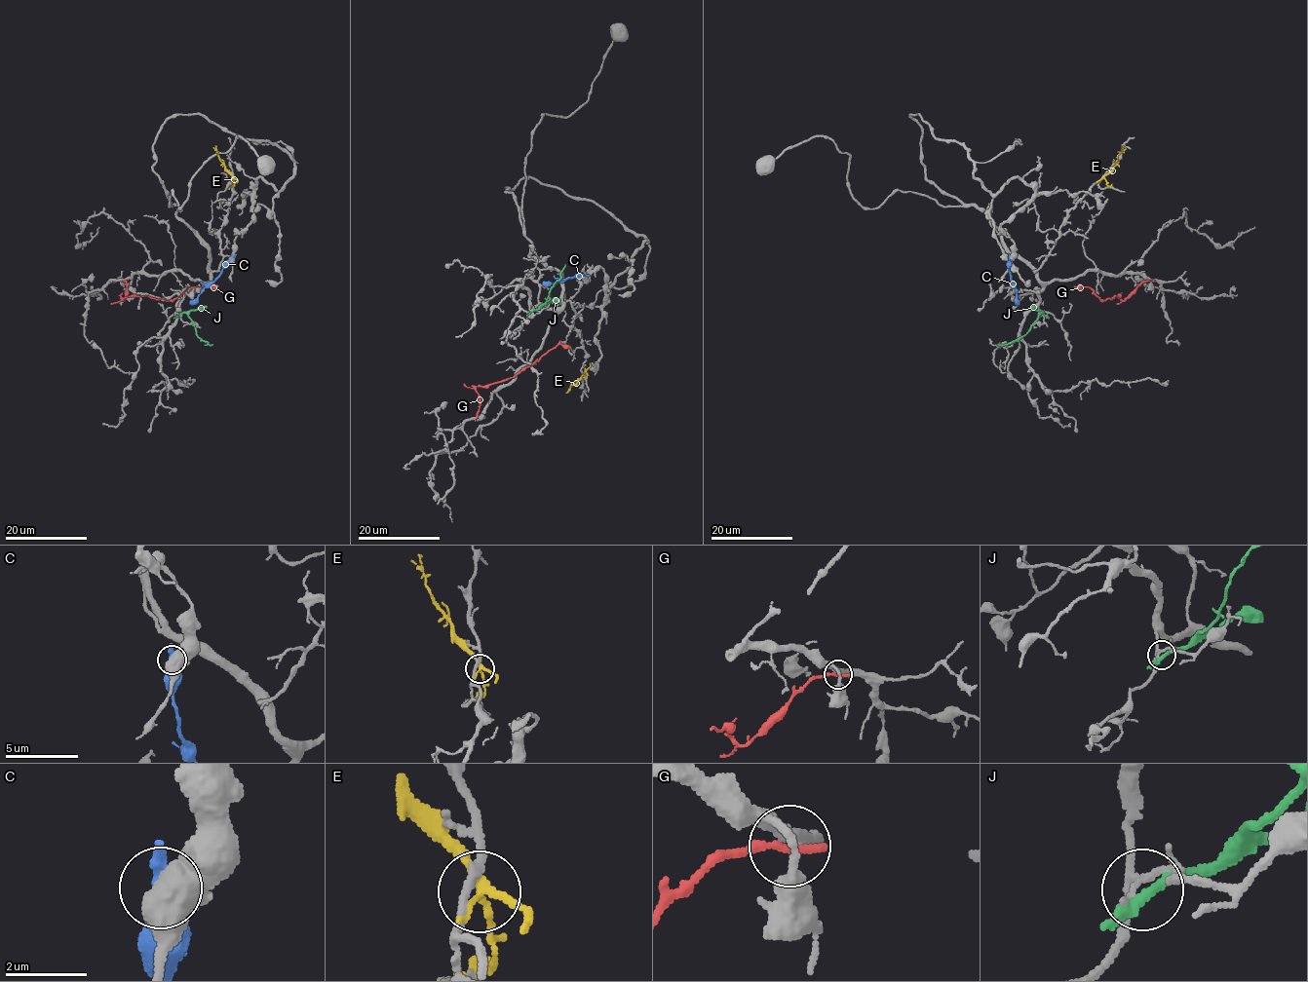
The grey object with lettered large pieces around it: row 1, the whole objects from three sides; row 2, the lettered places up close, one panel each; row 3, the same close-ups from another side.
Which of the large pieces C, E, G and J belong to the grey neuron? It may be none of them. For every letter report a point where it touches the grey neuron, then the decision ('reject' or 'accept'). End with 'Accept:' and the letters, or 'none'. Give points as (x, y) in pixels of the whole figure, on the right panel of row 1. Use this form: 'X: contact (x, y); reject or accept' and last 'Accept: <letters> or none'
C: contact (1009, 259); reject
E: contact (1102, 178); reject
G: contact (1150, 281); reject
J: contact (1045, 315); reject
Accept: none

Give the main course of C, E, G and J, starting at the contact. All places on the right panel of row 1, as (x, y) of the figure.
C: (1009, 259), (1016, 304)
E: (1102, 178), (1119, 161), (1118, 155), (1124, 146)
G: (1150, 281), (1142, 282), (1124, 300), (1114, 296), (1106, 300), (1099, 298), (1088, 286), (1076, 286), (1081, 285)
J: (1045, 316), (1042, 313), (1024, 335), (1011, 343), (997, 344)

